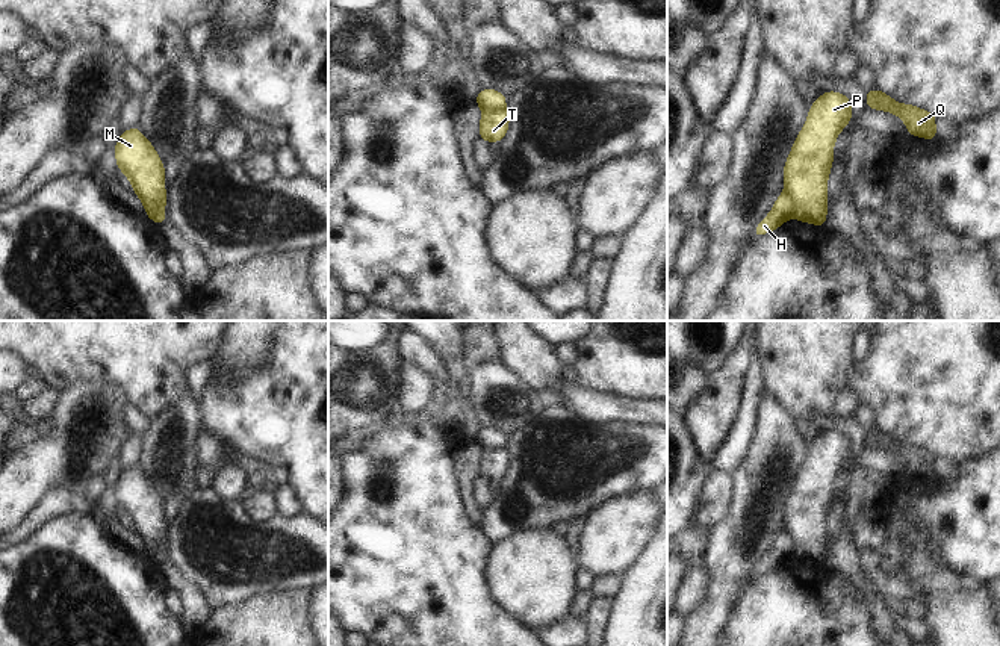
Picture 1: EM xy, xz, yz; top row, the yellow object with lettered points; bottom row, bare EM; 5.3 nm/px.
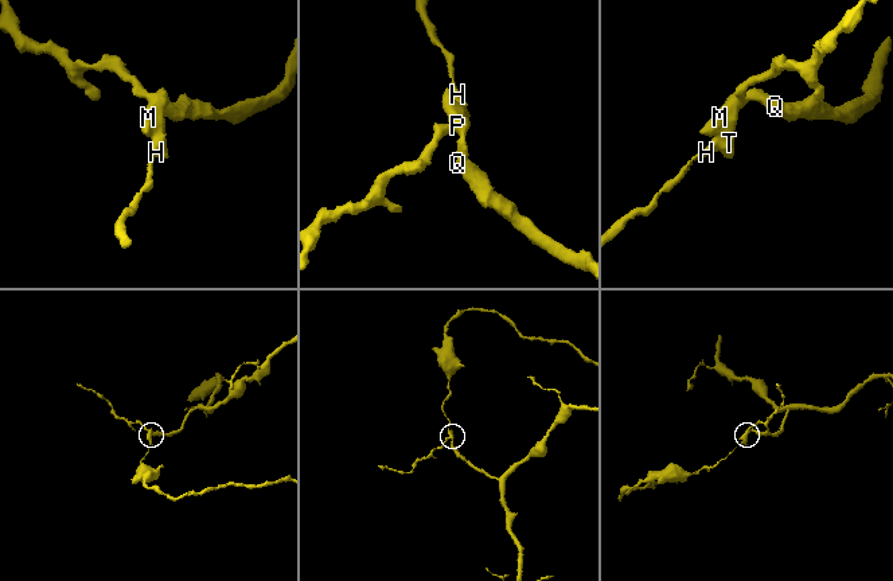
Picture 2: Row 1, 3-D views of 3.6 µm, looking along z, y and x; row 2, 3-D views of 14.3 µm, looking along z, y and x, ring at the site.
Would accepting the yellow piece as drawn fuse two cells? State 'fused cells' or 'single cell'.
fused cells

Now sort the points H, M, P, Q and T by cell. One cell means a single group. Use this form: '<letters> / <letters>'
H / M P Q T

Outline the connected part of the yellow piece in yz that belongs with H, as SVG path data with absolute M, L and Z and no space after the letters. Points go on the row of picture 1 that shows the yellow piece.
M785 191L776 198L773 210L755 227L753 238L762 238L766 231L775 231L787 219L794 216L794 200Z

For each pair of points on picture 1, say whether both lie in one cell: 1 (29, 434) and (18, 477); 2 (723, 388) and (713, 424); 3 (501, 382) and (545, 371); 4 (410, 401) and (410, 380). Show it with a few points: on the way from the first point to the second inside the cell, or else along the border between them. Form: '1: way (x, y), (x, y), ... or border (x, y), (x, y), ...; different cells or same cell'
1: border (40, 428), (34, 439), (15, 451); different cells
2: way (722, 397), (713, 415); same cell
3: border (498, 360), (525, 385), (546, 398); different cells
4: way (410, 397), (410, 385); same cell

